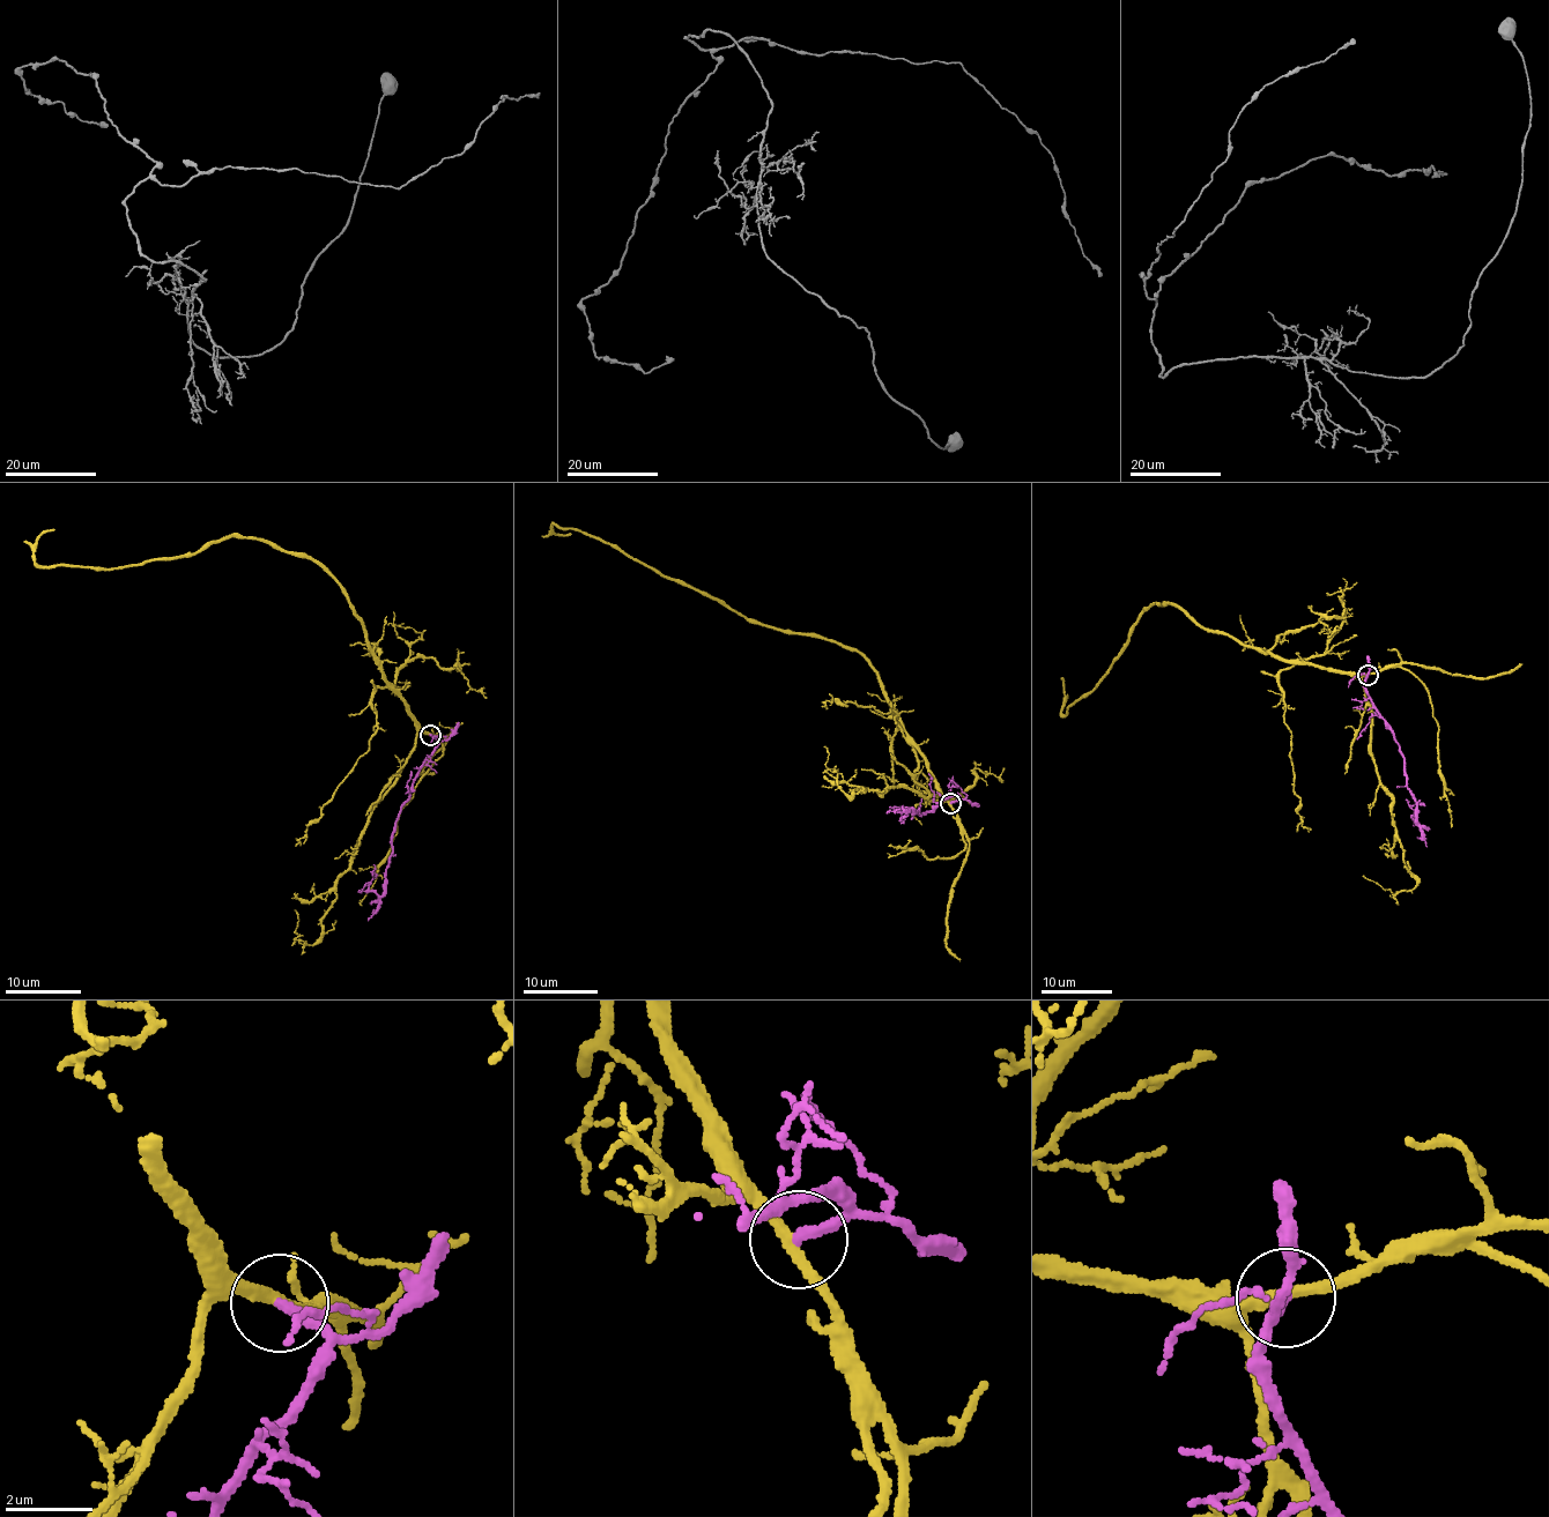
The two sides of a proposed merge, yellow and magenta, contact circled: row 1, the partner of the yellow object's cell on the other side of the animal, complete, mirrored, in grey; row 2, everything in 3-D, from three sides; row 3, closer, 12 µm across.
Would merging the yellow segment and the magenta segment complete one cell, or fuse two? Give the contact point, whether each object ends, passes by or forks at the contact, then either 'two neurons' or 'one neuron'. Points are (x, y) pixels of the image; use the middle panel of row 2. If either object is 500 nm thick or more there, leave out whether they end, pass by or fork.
(950, 803) | yellow passes by | magenta ends | one neuron

